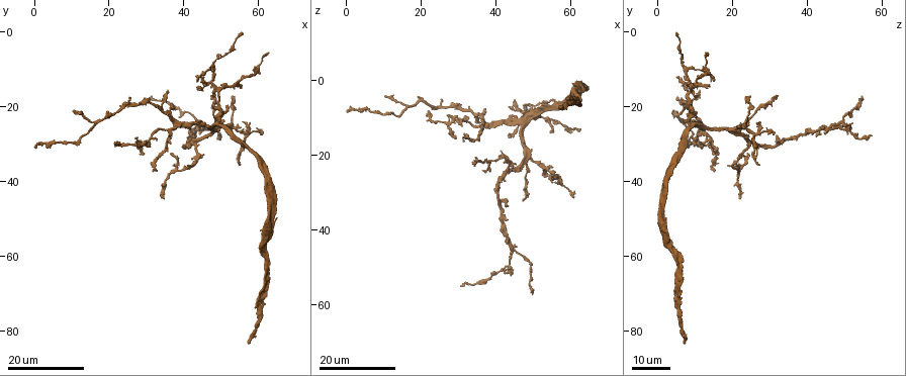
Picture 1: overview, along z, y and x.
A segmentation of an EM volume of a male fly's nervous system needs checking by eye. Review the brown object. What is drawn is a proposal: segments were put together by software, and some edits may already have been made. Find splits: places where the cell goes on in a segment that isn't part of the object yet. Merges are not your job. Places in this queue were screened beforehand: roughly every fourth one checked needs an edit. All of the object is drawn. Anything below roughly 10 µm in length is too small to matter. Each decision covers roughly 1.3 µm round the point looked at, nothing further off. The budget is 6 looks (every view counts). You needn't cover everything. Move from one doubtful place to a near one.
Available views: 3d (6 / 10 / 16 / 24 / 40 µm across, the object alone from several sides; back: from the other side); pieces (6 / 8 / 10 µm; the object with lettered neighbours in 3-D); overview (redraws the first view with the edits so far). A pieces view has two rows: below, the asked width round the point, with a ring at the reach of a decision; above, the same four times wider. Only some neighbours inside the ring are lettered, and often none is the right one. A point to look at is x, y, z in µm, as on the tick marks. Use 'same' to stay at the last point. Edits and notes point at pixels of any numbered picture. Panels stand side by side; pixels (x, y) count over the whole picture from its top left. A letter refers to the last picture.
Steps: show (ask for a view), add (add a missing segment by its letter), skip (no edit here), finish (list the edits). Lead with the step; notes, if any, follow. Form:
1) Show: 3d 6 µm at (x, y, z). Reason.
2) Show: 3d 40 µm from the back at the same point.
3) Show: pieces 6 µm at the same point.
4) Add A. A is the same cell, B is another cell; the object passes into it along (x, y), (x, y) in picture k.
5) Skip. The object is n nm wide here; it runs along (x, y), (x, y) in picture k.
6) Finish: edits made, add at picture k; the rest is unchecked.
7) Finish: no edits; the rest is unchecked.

Show: 3d 16 µm at (51.5, 20.0, 8.5). Branch stops here.

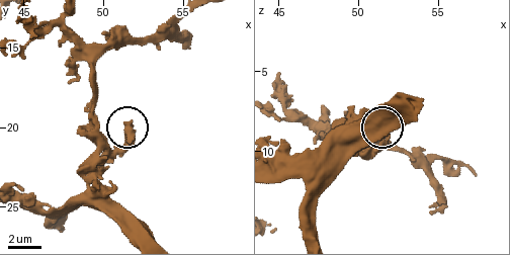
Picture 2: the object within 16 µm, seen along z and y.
Show: pieces 6 µm at the same point. What lies round it.

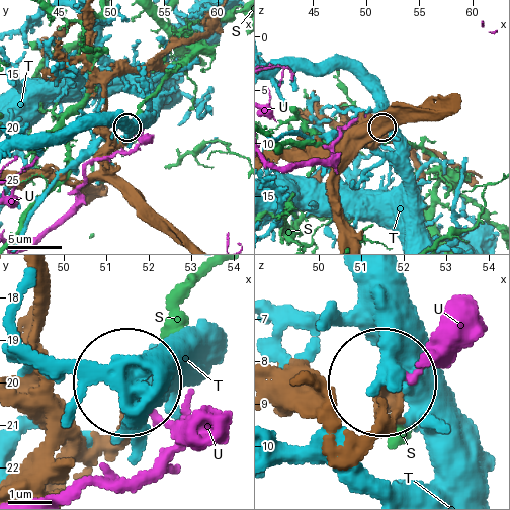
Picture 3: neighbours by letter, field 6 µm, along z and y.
Skip. S, T and U are other cells; none of them fits.

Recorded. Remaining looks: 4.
Show: 3d 16 µm at (62.5, 5.5, 13.5). Thick end.

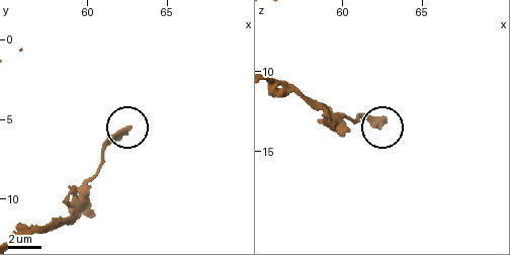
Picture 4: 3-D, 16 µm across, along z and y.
Show: pieces 10 µm at (62.6, 5.5, 13.0). What lies round it.

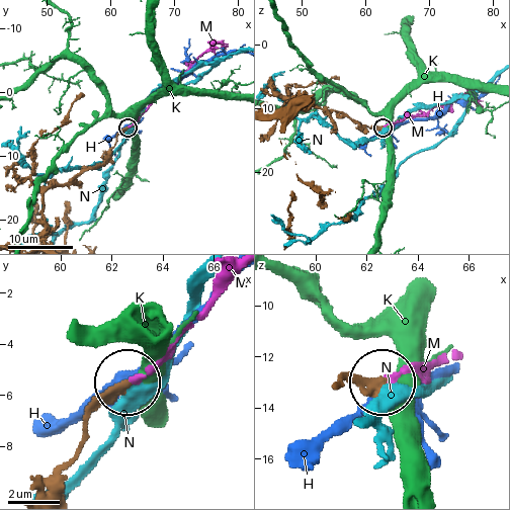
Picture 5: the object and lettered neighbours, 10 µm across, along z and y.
Add M. The object is 360 nm wide here; M is the same cell, H, K and N are other cells; the object passes into it along (114, 143), (202, 54), (221, 44) in picture 5; it goes on there.

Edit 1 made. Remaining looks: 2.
Finish: edits made, add at picture 5; the rest is unchecked.

